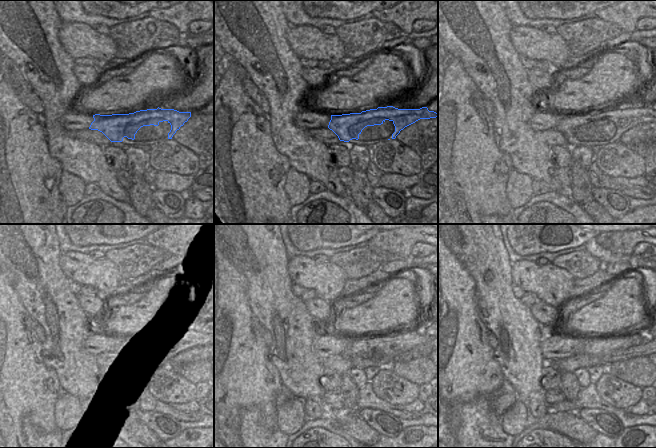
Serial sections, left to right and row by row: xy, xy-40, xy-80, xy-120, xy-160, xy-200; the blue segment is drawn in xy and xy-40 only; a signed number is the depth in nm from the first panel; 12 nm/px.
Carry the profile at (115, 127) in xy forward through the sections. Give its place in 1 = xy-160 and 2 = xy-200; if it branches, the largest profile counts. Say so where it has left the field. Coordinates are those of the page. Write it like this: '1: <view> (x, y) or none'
1: xy-160 (401, 342)
2: xy-200 (599, 345)

